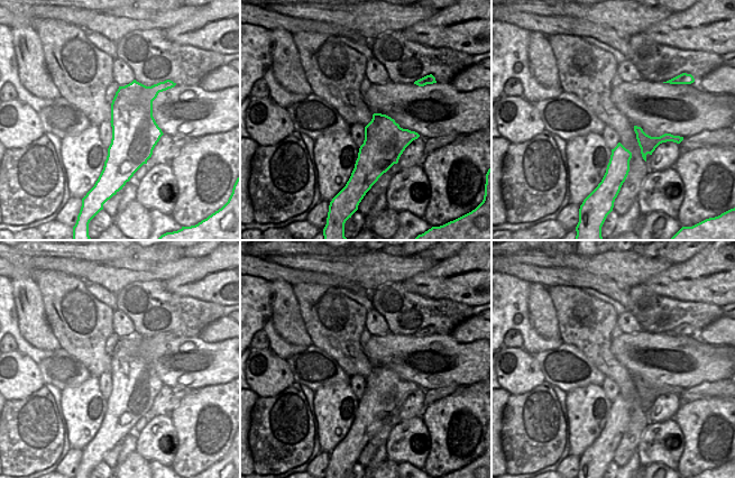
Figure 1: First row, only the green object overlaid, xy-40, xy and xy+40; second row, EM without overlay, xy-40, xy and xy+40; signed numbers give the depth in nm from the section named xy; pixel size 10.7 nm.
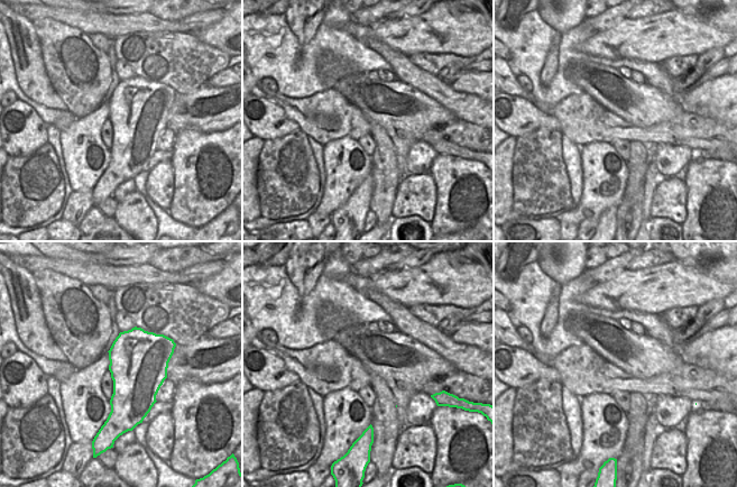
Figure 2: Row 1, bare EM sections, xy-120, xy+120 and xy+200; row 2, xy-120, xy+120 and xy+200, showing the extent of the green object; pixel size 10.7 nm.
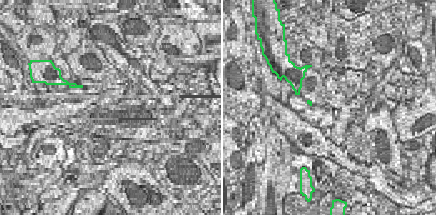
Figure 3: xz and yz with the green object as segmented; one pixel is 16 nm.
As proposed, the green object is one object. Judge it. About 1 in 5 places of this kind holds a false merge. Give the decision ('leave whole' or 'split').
leave whole

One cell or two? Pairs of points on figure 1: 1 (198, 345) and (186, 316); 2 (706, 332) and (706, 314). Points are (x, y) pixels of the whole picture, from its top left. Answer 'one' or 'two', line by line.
1: two
2: two

